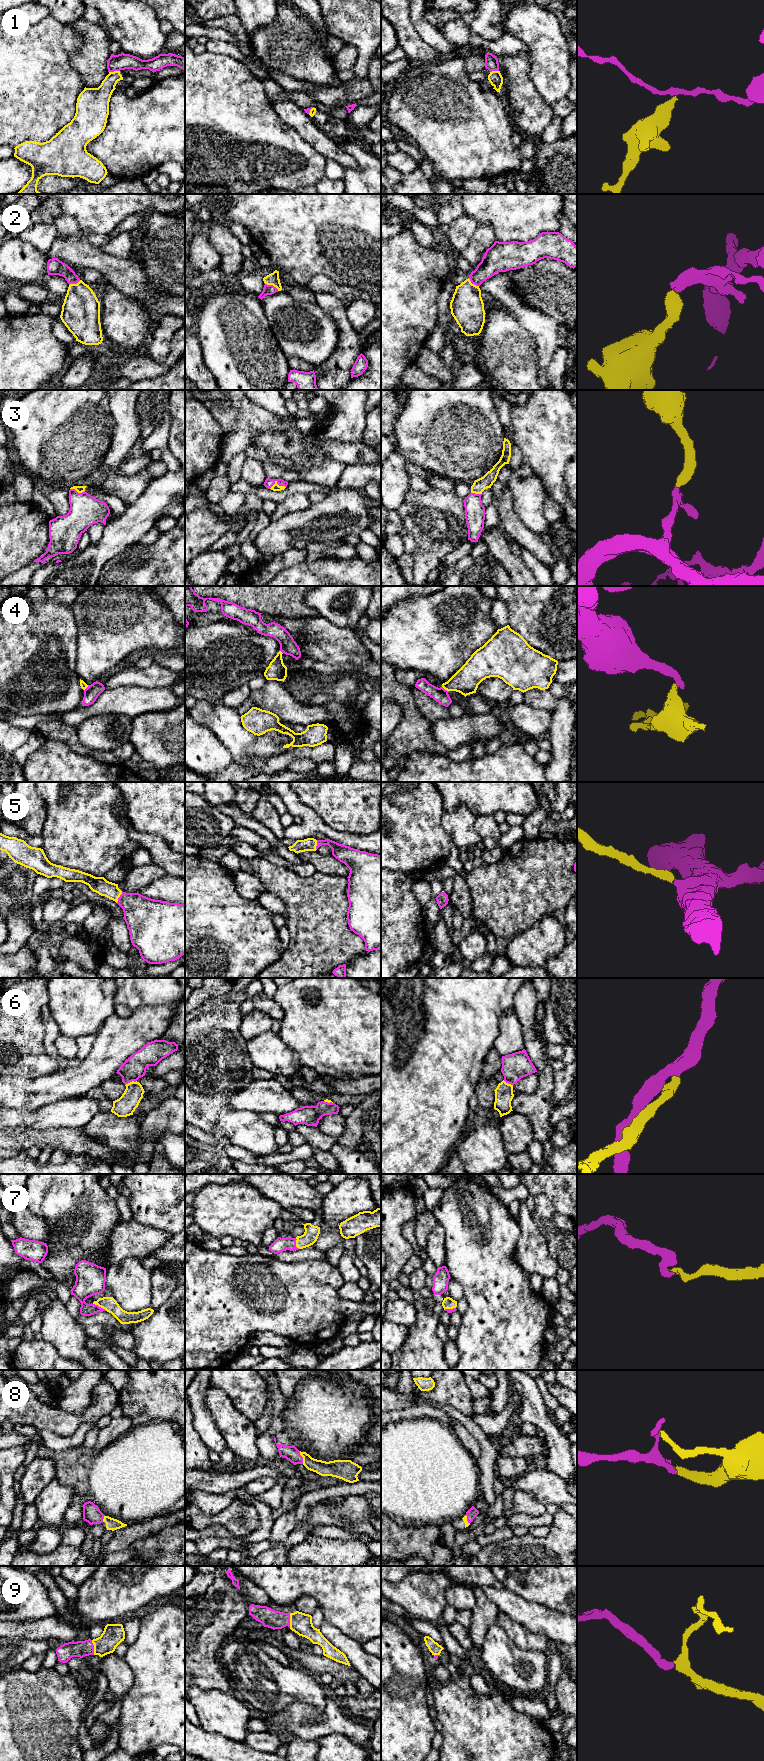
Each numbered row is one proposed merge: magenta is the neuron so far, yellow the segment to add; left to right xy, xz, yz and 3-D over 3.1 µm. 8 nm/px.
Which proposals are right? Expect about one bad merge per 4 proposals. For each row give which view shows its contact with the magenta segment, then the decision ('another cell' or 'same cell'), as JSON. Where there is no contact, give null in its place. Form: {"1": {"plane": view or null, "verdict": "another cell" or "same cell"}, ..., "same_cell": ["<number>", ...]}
{"1": {"plane": "xy", "verdict": "another cell"}, "2": {"plane": "xz", "verdict": "same cell"}, "3": {"plane": "xz", "verdict": "same cell"}, "4": {"plane": "yz", "verdict": "another cell"}, "5": {"plane": "xy", "verdict": "same cell"}, "6": {"plane": "xy", "verdict": "same cell"}, "7": {"plane": "xy", "verdict": "same cell"}, "8": {"plane": "xz", "verdict": "same cell"}, "9": {"plane": "xy", "verdict": "same cell"}, "same_cell": ["2", "3", "5", "6", "7", "8", "9"]}

